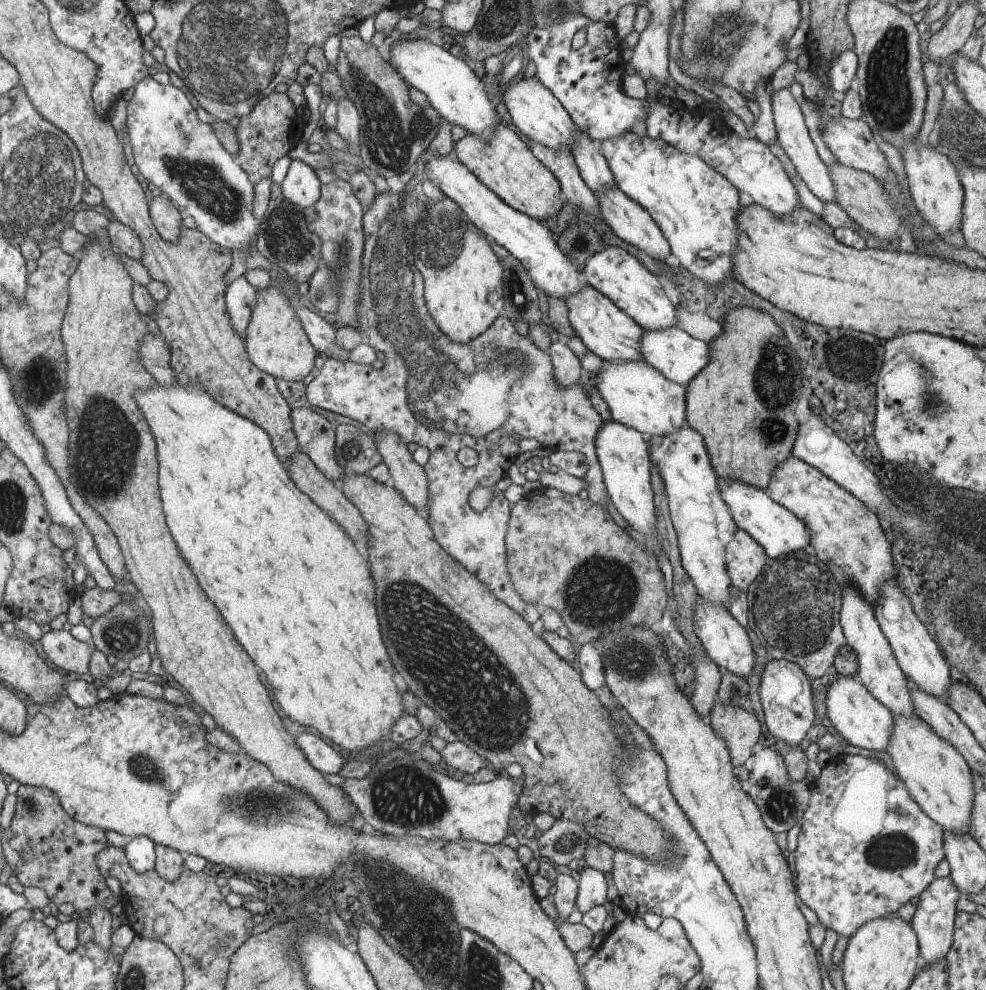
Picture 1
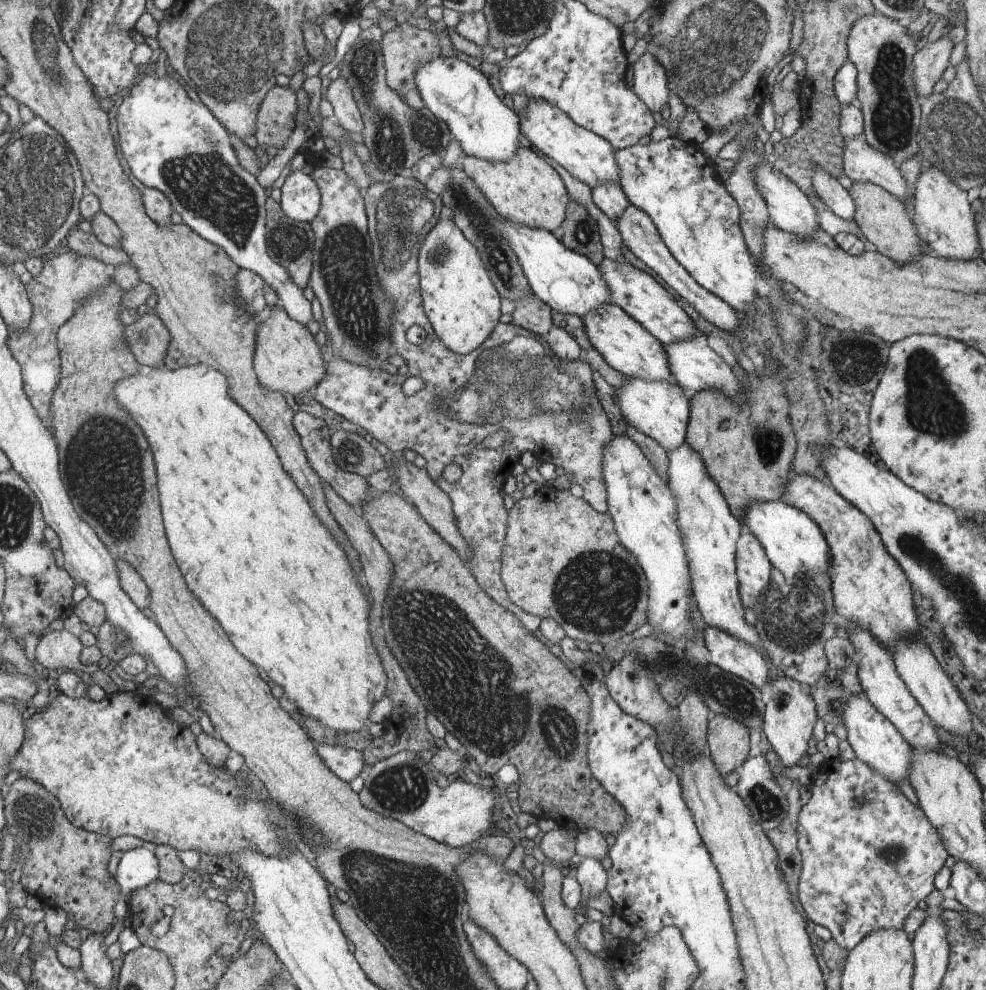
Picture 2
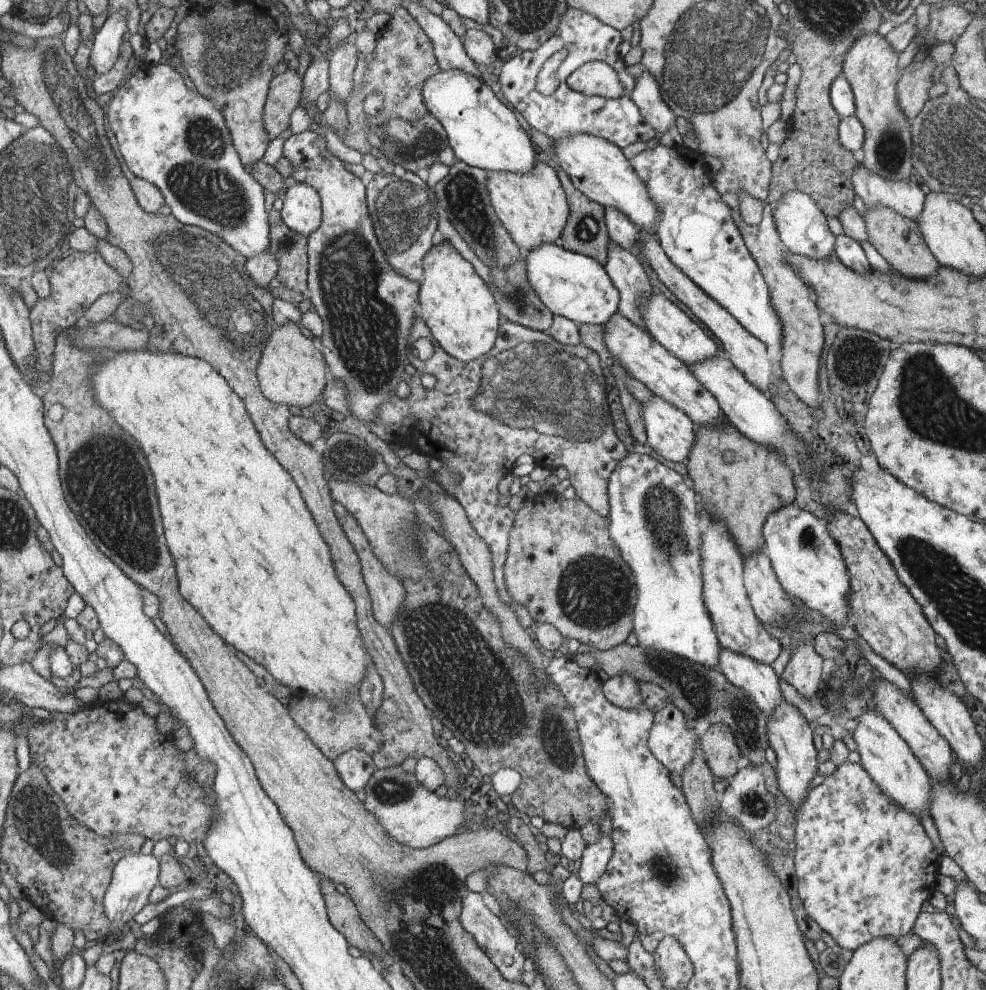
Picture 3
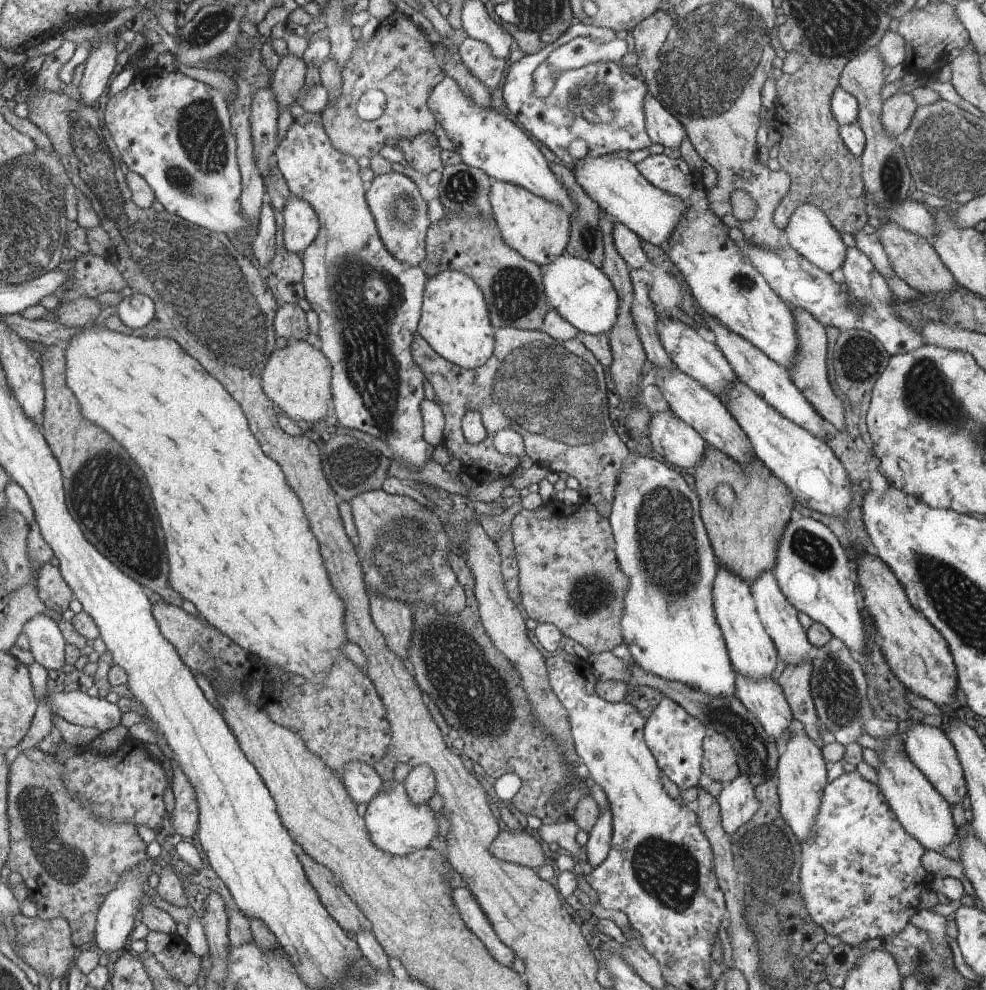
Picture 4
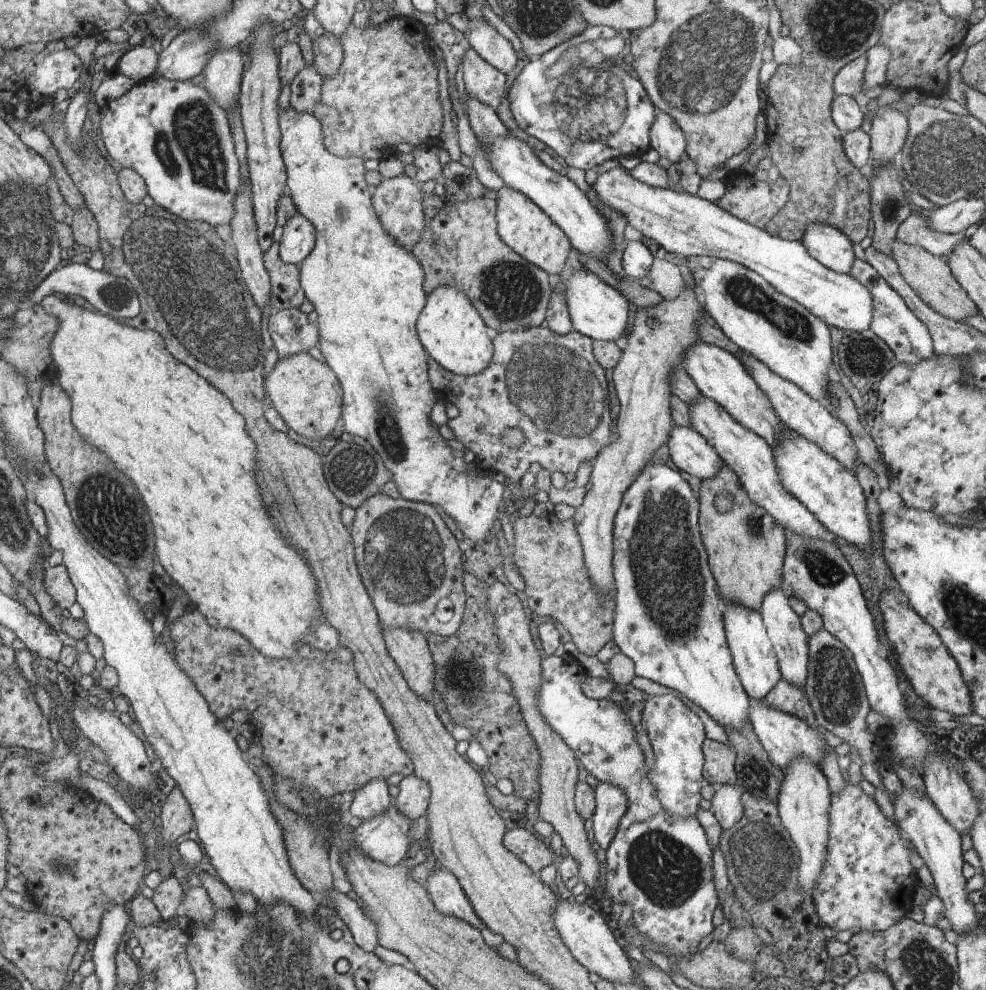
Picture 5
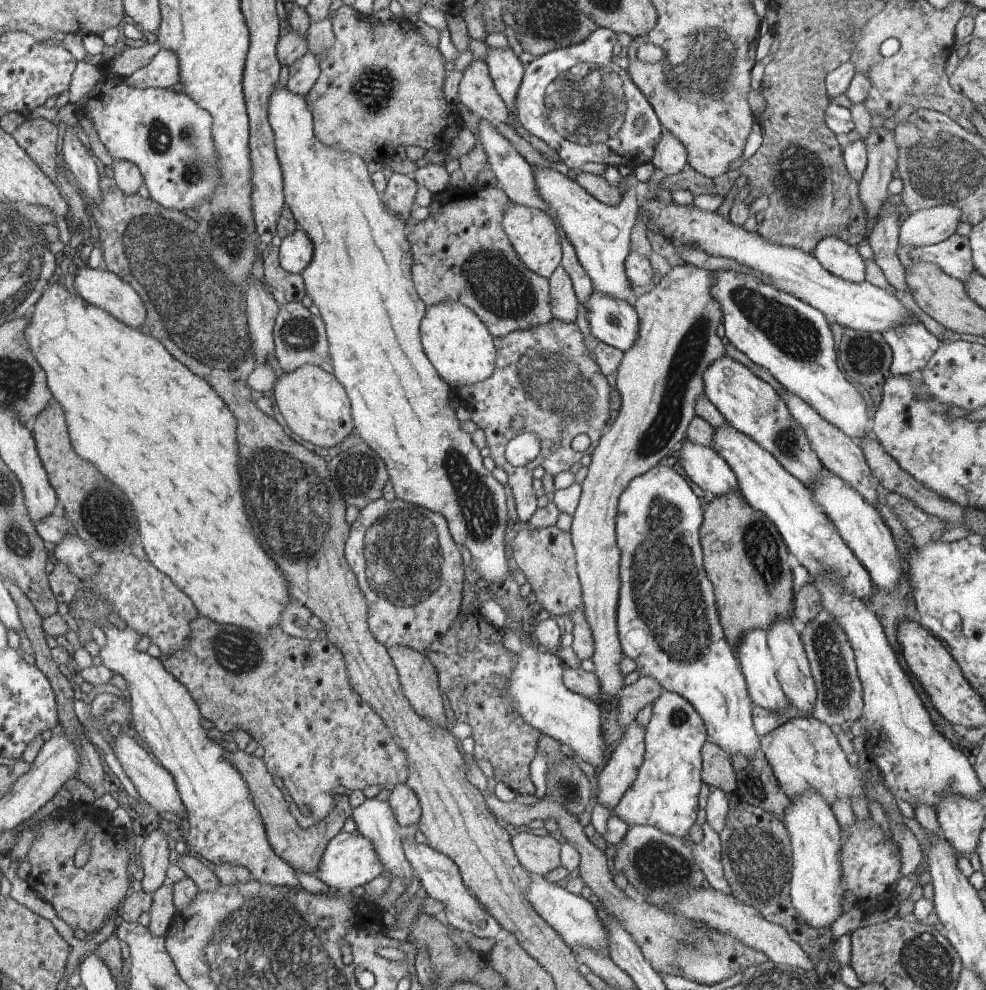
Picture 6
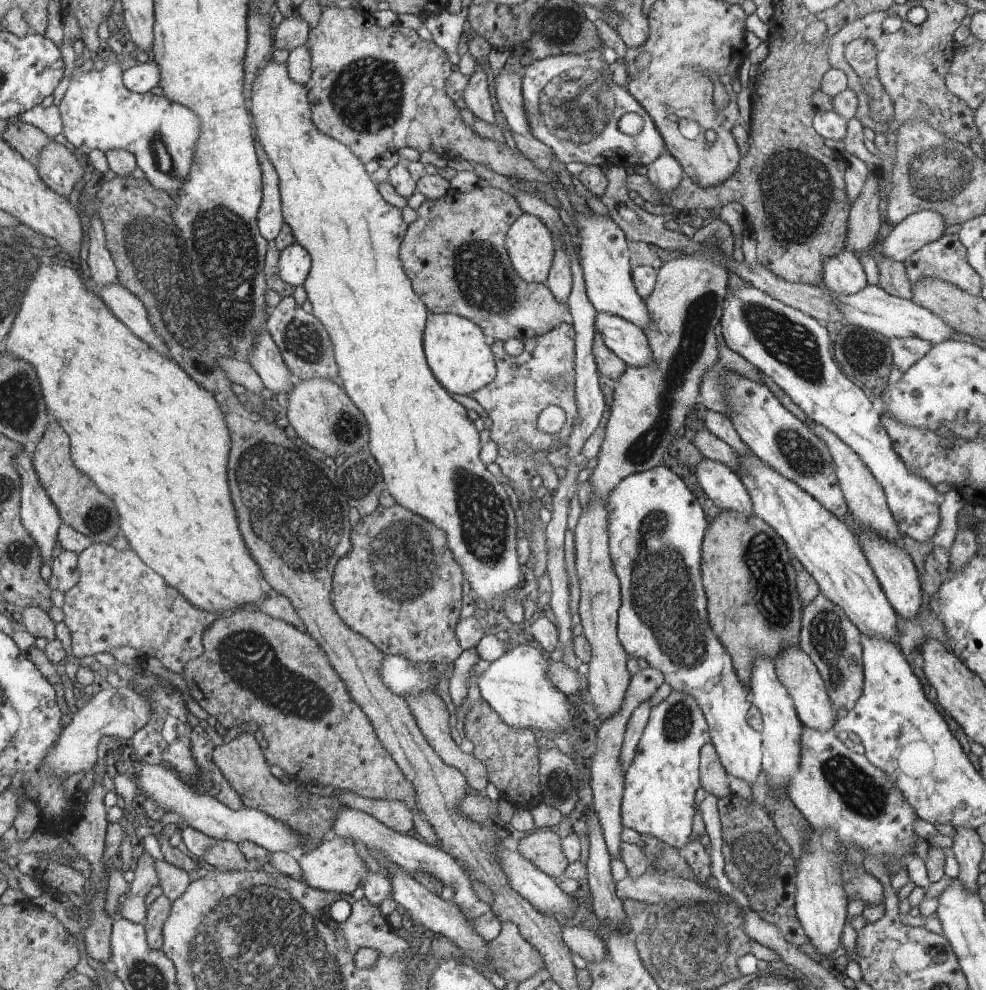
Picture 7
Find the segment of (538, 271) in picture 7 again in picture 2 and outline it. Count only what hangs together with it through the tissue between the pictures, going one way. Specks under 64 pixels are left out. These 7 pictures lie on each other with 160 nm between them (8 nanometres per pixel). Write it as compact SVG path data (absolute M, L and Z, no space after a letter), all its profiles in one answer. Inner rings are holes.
M528 144L518 150L510 162L486 162L474 156L464 156L464 171L474 185L486 196L496 213L514 224L553 230L562 226L566 218L569 195L560 175Z

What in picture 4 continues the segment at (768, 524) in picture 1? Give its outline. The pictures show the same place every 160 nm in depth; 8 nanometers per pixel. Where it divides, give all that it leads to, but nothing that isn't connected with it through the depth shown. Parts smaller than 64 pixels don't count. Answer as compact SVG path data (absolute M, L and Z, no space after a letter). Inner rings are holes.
M794 514L792 520L786 526L776 554L776 566L773 574L778 582L782 595L796 608L809 616L813 621L824 624L833 637L840 639L852 652L860 655L869 654L870 647L867 645L864 624L862 622L861 600L858 592L857 574L850 569L847 552L842 548L836 536L822 522L814 518Z

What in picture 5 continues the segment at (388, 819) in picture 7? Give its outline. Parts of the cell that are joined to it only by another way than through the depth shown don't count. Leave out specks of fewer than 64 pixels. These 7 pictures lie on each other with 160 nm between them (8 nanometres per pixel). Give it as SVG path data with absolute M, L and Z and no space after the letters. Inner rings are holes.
M413 773L404 777L397 787L398 794L393 803L406 818L414 821L426 815L430 803L430 786L426 782L414 776Z

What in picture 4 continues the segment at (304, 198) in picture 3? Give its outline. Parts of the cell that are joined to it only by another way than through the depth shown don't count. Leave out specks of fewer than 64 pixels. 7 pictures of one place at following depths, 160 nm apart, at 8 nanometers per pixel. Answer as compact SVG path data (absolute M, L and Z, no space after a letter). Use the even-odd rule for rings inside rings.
M292 196L282 212L284 248L302 255L319 235L320 223L316 211L302 198Z

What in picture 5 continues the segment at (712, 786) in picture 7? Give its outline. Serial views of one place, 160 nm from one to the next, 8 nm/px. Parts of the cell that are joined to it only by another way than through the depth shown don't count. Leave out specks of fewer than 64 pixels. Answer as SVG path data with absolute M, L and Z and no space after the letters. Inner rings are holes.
M706 738L702 744L702 750L705 758L704 779L716 787L737 783L735 768L737 754L729 744Z

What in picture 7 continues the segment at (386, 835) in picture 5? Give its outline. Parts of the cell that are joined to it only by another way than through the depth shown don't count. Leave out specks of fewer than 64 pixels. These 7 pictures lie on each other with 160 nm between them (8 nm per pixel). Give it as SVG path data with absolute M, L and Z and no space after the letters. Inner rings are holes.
M333 835L324 840L320 846L302 855L299 861L304 882L311 887L338 894L352 894L356 888L364 884L367 872L371 872L358 854L351 838Z

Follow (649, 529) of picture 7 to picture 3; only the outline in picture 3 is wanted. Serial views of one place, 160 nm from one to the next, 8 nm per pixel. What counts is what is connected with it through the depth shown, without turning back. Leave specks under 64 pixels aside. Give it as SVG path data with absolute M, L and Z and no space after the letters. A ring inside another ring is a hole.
M630 454L618 462L616 470L612 472L610 481L608 482L608 499L610 504L610 514L608 516L610 520L610 537L614 540L616 546L622 554L622 558L628 568L632 570L633 581L636 586L636 604L632 608L632 624L633 632L638 638L638 645L642 648L650 648L651 650L665 650L672 654L676 654L682 658L696 662L698 665L706 666L706 668L718 669L718 662L720 662L720 650L721 644L718 643L714 624L708 615L708 610L704 606L704 572L702 572L702 554L700 554L700 544L702 544L702 531L700 530L698 523L700 522L699 511L699 499L697 493L693 488L686 486L682 476L678 474L672 468L664 466L662 462L659 462L652 456L642 456L642 454Z

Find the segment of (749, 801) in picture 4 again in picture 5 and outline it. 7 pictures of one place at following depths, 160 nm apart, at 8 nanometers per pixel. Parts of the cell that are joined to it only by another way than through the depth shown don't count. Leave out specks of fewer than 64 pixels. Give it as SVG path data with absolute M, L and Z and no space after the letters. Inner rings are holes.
M738 783L717 787L710 811L714 813L723 830L732 829L740 821L742 814L745 814L742 806L744 792L744 788Z

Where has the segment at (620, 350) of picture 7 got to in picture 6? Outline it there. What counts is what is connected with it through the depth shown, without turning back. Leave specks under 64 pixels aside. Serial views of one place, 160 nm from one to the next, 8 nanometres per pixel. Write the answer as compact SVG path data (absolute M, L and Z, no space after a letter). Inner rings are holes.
M593 290L585 302L589 329L599 341L626 352L636 340L639 318L632 304Z

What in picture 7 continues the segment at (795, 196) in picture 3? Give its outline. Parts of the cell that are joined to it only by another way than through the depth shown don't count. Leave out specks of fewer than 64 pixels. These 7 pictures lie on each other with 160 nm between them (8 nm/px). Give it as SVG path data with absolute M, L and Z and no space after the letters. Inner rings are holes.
M848 249L823 260L823 284L833 291L852 294L866 285L866 273L859 256Z

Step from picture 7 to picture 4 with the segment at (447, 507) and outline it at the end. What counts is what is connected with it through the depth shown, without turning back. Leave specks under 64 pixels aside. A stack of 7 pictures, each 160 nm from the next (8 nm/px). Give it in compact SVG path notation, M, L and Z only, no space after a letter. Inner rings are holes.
M294 122L288 129L285 138L280 142L276 152L276 158L278 159L277 168L284 176L287 186L289 187L292 196L302 198L304 202L308 202L312 208L316 211L316 216L319 218L320 230L319 235L312 242L312 245L301 255L303 262L303 288L305 290L305 298L310 303L312 310L318 314L320 318L320 330L319 337L322 342L322 352L324 356L328 358L328 361L332 366L332 398L334 398L333 408L336 410L336 416L338 416L338 422L346 428L362 430L378 439L382 442L386 442L392 450L392 461L399 463L400 466L407 467L410 471L422 470L424 466L432 461L432 456L435 447L430 446L423 436L423 421L420 413L420 404L425 399L424 395L424 374L423 371L416 365L414 356L411 354L411 346L414 344L414 340L419 333L419 321L423 312L423 296L424 296L424 284L426 284L426 274L422 272L421 268L416 266L408 266L403 264L391 254L390 250L384 248L378 232L376 232L376 226L374 224L374 218L372 218L371 208L368 208L368 202L366 202L366 190L364 190L364 184L362 184L362 178L360 178L360 168L358 168L358 162L354 160L350 155L346 156L342 152L335 150L332 146L331 140L328 138L327 132L323 130L322 124L318 122L308 122L308 124L300 124L300 122Z

